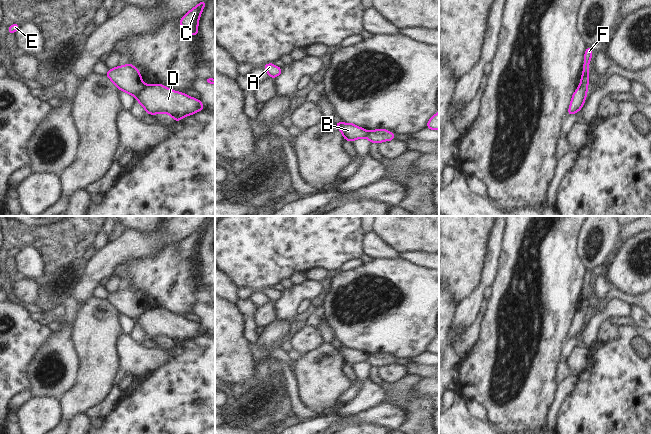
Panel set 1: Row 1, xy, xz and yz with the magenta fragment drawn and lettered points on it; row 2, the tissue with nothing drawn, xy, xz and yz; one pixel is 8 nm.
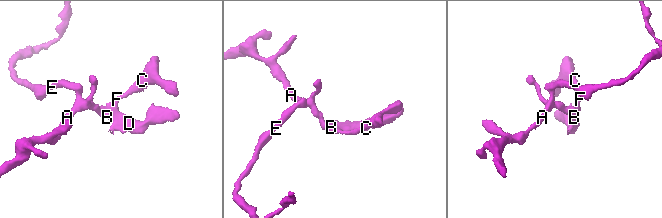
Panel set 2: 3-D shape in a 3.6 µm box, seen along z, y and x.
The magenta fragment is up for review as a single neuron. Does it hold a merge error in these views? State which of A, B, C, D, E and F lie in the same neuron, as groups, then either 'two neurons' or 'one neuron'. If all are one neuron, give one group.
A B C E F / D | two neurons

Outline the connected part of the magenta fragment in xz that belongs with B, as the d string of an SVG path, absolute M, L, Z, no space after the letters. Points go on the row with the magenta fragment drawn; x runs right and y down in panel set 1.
M336 121L335 123L344 139L347 141L352 142L356 139L368 137L368 131L361 127L357 127L354 123L341 123L339 121Z

